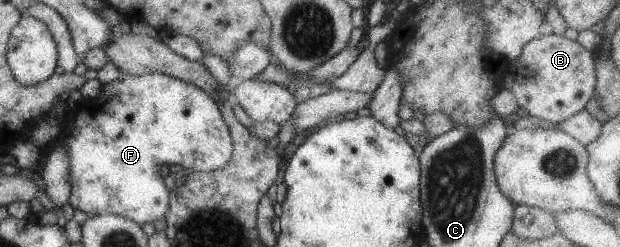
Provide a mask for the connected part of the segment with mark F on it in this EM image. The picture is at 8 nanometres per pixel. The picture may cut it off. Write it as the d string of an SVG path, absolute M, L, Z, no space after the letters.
M155 72L144 75L128 75L121 73L119 78L101 85L97 98L82 98L79 102L74 104L72 109L67 108L66 113L60 120L61 132L59 142L66 144L66 151L68 152L70 196L67 202L73 209L75 208L84 212L87 217L98 214L116 214L136 222L139 226L144 222L153 222L153 220L164 217L164 214L167 212L167 207L169 206L169 191L163 185L163 177L159 175L159 167L161 164L175 163L194 171L219 170L219 168L225 166L225 163L229 160L232 153L230 132L217 109L216 102L198 86L163 73Z

